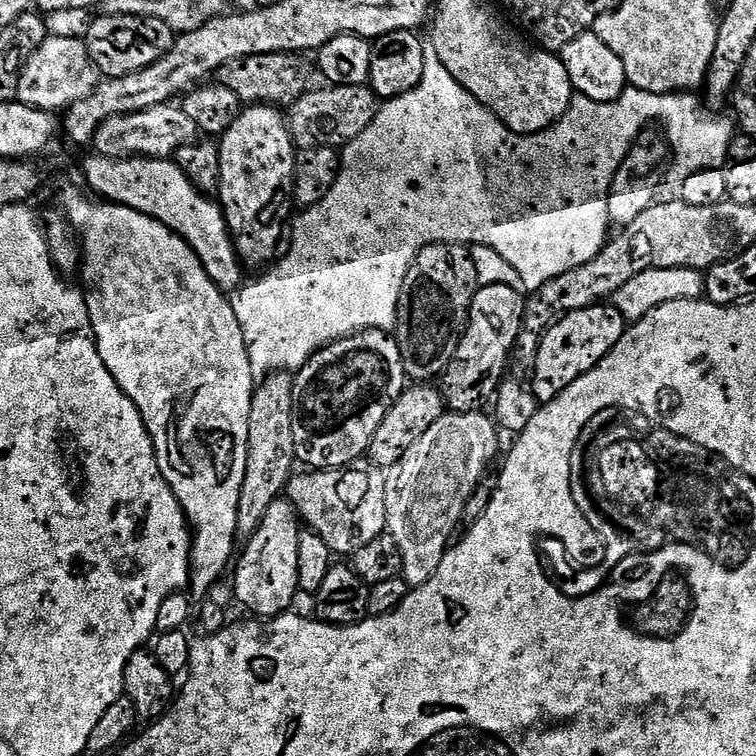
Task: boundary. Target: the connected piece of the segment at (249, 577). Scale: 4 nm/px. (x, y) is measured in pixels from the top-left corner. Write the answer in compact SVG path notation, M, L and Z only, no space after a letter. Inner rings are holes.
M281 498L266 510L266 518L262 518L262 526L253 534L251 540L247 541L244 553L239 553L240 561L236 564L236 577L232 580L232 588L236 591L236 600L244 608L249 608L256 616L268 616L275 618L284 615L293 607L296 596L300 592L298 582L298 542L302 531L302 521L296 515L296 507L287 498Z

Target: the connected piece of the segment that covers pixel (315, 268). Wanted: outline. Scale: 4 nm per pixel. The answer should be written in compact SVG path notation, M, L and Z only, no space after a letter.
M431 38L424 40L422 54L426 58L426 66L422 66L422 82L410 94L402 94L397 100L389 100L381 103L376 109L376 116L354 138L342 152L342 163L340 173L326 198L318 202L313 208L305 208L299 214L296 225L291 225L290 240L292 236L292 245L279 257L275 266L269 267L267 271L257 280L252 280L243 285L240 291L231 297L234 318L238 318L238 326L242 326L242 338L246 342L246 350L250 354L250 366L252 373L258 378L271 376L274 372L287 372L295 374L306 366L306 362L315 352L321 352L326 345L333 344L335 340L345 340L348 336L353 336L356 332L386 332L391 333L395 329L398 318L398 302L406 282L406 274L410 274L410 266L415 262L416 256L426 246L431 244L462 244L465 246L488 246L496 250L522 276L522 282L525 283L529 293L536 292L546 282L558 278L575 268L581 268L582 265L590 262L610 239L610 231L613 227L608 209L608 195L614 174L618 166L626 158L626 154L632 148L641 132L649 127L648 120L661 120L663 131L666 133L666 139L670 145L670 152L673 157L684 160L685 169L688 172L696 172L699 168L715 168L723 165L728 157L728 147L734 138L732 132L733 121L726 117L716 117L714 113L707 112L692 94L665 94L659 96L646 90L638 90L631 86L624 89L624 92L614 102L594 102L590 98L579 94L573 95L570 106L566 114L556 123L551 124L545 132L533 132L531 134L521 134L511 132L498 117L488 111L484 105L478 103L467 90L461 86L442 66L442 58L438 58L438 50L434 50L434 42Z

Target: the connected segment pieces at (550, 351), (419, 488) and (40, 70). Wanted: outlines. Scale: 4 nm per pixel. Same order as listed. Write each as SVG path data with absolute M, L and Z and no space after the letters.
M612 302L592 304L589 308L567 312L540 337L540 345L536 348L536 362L530 369L533 396L541 405L558 398L558 394L562 394L562 390L566 390L570 382L582 378L582 374L598 366L598 362L602 362L602 358L606 358L606 354L614 350L625 331L625 318Z
M483 411L479 412L452 412L426 434L395 464L393 468L387 469L384 489L386 490L386 532L398 542L398 550L402 550L402 562L404 563L404 574L402 579L407 582L409 589L421 588L438 570L444 553L448 551L453 543L452 535L480 484L480 479L488 472L492 459L496 456L500 444L496 441L497 425L491 415L484 416Z
M49 34L42 46L34 50L30 62L26 62L18 82L16 99L31 108L41 108L43 112L56 114L59 108L67 110L74 102L82 102L82 98L86 98L98 87L101 79L83 39Z

